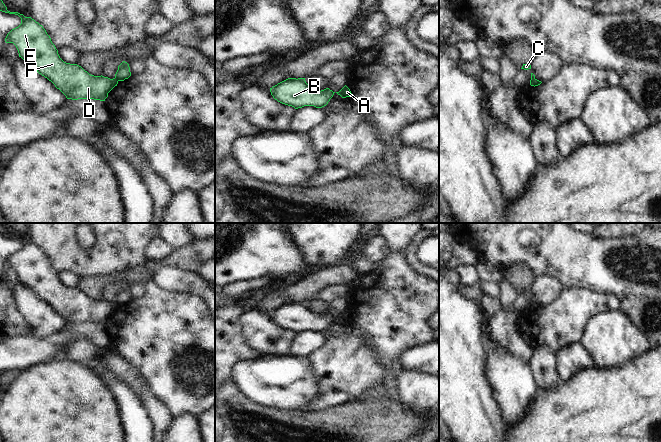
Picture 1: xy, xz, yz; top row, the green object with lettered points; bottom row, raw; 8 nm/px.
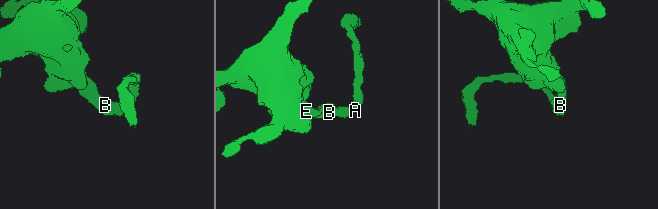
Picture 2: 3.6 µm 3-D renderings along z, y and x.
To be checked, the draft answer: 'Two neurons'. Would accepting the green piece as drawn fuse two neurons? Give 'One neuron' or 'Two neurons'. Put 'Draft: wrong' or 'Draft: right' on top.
Draft: right
Two neurons.

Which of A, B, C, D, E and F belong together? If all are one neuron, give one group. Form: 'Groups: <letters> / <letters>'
Groups: A C / B D E F.

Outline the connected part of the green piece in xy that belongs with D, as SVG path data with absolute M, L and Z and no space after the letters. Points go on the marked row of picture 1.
M0 0L0 11L15 14L21 18L21 24L7 34L5 42L13 43L18 50L19 57L35 68L39 74L51 81L67 99L78 100L89 98L105 101L108 97L108 93L117 86L118 81L115 78L110 79L102 75L94 76L77 64L64 62L60 58L58 50L52 43L46 30L31 17L25 17L23 14L18 12L8 11L2 0Z

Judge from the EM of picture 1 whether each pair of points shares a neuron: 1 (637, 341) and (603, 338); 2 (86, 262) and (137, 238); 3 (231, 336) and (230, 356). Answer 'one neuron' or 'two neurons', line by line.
1: one neuron
2: one neuron
3: one neuron

